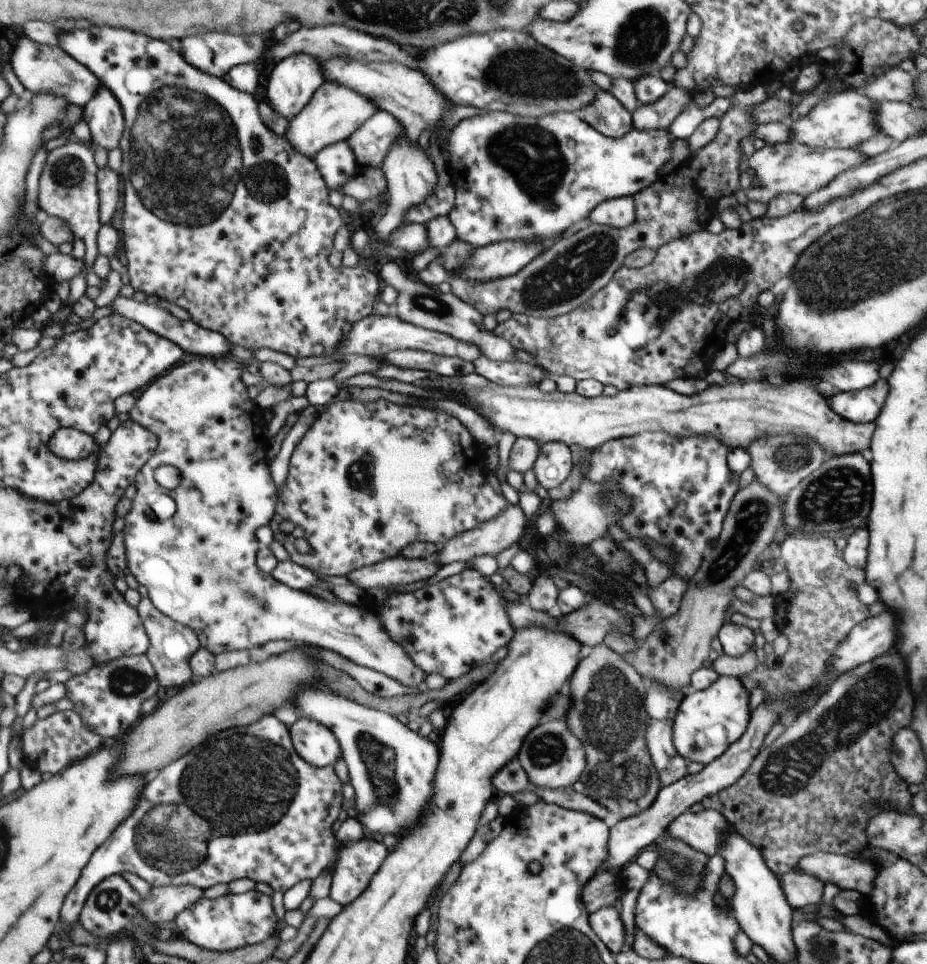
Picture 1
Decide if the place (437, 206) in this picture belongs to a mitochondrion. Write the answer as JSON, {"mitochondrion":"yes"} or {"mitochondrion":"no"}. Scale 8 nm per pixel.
{"mitochondrion":"no"}

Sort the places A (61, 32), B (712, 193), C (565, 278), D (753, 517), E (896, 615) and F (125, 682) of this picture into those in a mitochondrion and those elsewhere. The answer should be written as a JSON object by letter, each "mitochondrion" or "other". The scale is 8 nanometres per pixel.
{"A":"other","B":"other","C":"mitochondrion","D":"mitochondrion","E":"other","F":"mitochondrion"}

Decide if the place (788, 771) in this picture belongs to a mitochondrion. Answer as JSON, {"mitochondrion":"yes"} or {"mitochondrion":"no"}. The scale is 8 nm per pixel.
{"mitochondrion":"yes"}

